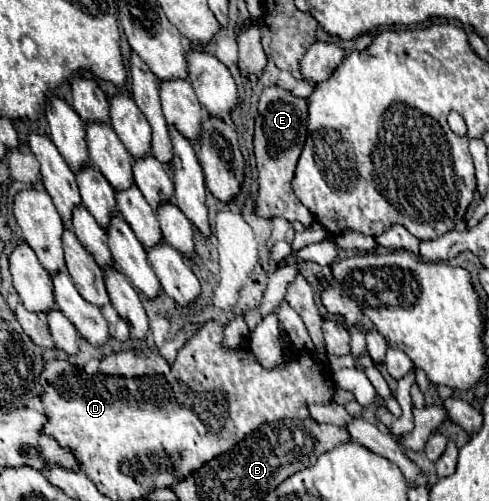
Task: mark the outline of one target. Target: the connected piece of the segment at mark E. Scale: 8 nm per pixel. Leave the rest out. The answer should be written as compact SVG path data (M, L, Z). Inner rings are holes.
M271 85L265 87L259 99L259 115L255 119L255 157L259 169L259 197L257 215L261 217L285 217L289 221L301 221L309 225L313 221L307 207L295 197L291 179L295 173L297 159L303 151L307 137L307 99L295 97L291 91Z

